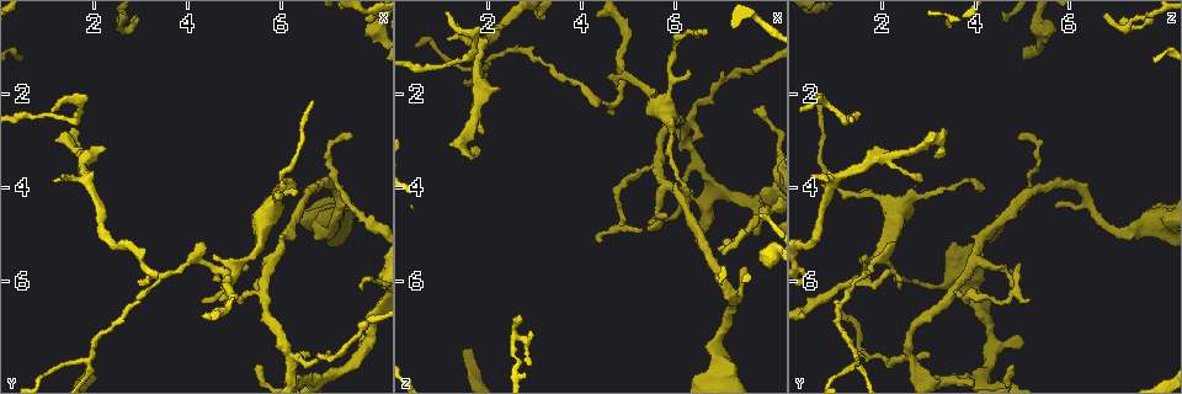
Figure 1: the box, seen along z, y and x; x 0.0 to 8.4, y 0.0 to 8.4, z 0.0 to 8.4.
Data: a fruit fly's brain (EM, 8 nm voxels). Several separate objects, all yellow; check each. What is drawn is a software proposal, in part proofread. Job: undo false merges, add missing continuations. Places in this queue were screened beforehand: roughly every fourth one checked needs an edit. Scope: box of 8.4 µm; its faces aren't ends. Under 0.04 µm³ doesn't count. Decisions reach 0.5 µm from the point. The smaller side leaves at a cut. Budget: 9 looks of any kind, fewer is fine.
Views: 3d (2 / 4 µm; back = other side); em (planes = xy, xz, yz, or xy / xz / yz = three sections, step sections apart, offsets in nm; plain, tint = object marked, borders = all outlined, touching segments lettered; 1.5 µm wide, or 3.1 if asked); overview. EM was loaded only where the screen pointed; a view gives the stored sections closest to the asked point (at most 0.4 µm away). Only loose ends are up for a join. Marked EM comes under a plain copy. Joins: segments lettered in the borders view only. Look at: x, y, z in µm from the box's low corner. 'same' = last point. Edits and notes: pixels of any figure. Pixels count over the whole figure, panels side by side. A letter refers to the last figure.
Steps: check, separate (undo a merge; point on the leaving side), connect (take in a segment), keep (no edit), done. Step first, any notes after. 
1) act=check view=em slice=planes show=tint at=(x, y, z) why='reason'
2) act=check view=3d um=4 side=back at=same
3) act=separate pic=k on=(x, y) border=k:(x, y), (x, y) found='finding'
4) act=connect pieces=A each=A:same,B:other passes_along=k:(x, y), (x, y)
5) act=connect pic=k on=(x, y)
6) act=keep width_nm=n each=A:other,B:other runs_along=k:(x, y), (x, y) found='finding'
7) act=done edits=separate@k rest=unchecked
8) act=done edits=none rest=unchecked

act=check view=em slice=planes show=borders at=(5.45, 7.80, 4.75) why='tapers out'

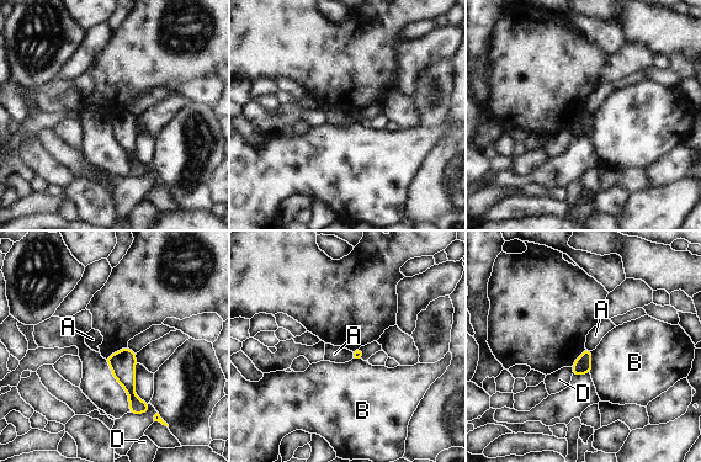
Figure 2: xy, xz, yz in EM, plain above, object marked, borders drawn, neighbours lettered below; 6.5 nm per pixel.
act=keep each=A:other,B:other,D:other border=2:(350, 351), (352, 357) found='none of them fits'

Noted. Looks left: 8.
act=check view=em slice=xz step=8 show=borders at=(6.20, 7.55, 2.50) why='sharp bend'

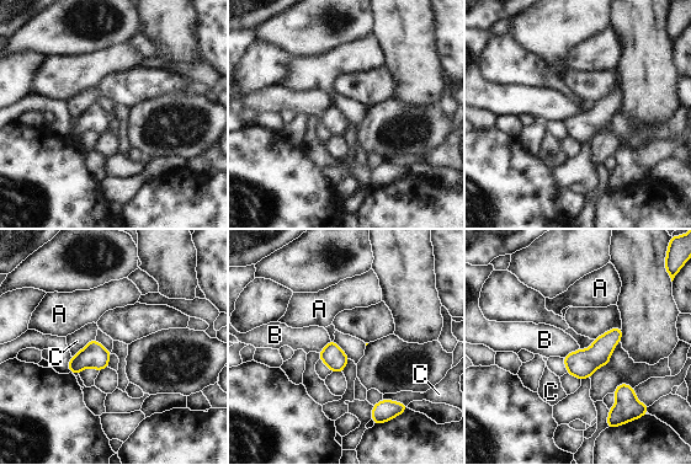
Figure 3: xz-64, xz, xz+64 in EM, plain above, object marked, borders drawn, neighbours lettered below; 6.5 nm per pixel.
act=check view=em slice=xy step=4 show=borders at=same why='cut it another way'

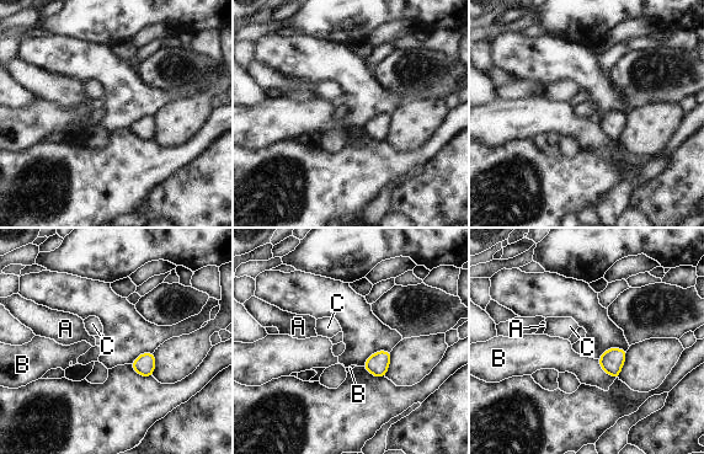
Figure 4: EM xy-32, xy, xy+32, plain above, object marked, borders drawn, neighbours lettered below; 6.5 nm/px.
act=keep width_nm=70 each=A:other,B:other,C:other border=4:(597, 359), (600, 366), (616, 378) found='continuous, no second neuron'

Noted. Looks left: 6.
act=check view=em slice=planes show=borders at=(7.65, 7.45, 4.95)

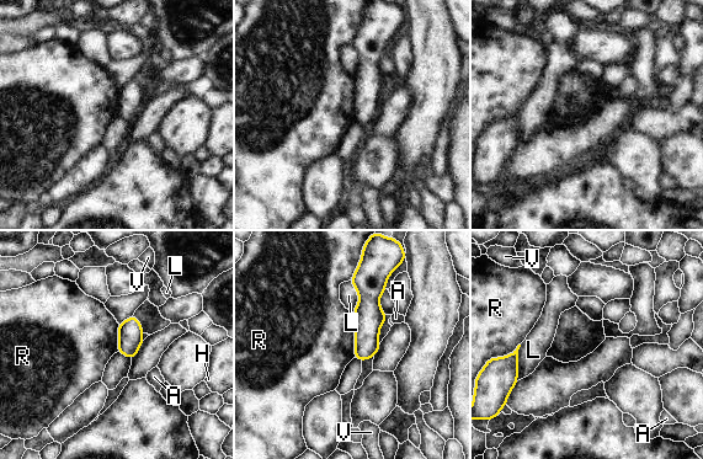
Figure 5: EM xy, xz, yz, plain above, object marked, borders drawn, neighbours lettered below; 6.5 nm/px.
act=keep longest_contact=R:300nm each=A:other,H:other,L:other,R:other,V:other runs_along=5:(363, 277), (367, 343), (362, 357) found='no lettered segment goes on from it'

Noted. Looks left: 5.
act=check view=em slice=xz step=8 show=borders at=(4.30, 6.45, 5.05) why='thin end'

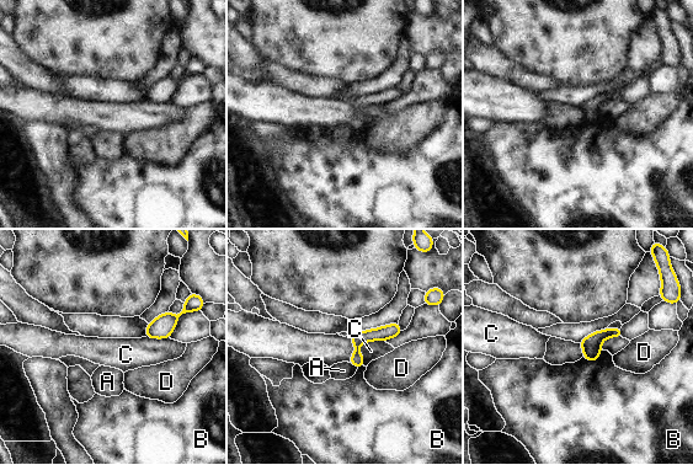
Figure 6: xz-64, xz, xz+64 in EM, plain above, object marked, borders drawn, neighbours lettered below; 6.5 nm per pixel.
act=check view=em slice=planes show=borders at=same why='another direction'

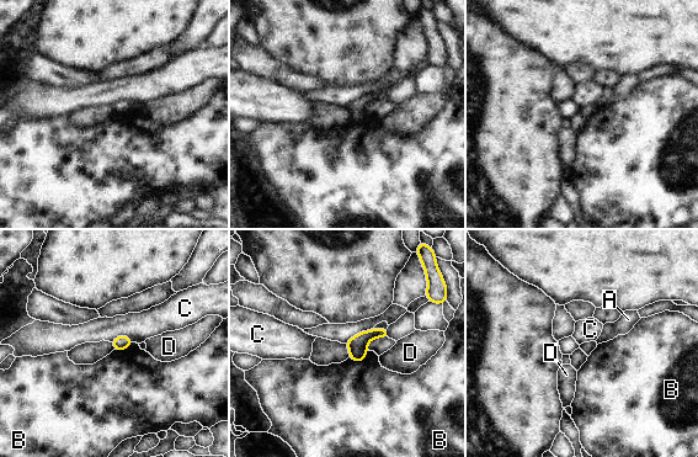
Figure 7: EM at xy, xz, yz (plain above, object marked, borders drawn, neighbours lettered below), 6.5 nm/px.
act=keep longest_contact=C:150nm each=A:other,B:other,C:other,D:other border=7:(111, 340), (126, 335), (133, 341) found='no lettered segment goes on from it'

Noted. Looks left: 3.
act=done edits=none rest=unchecked

